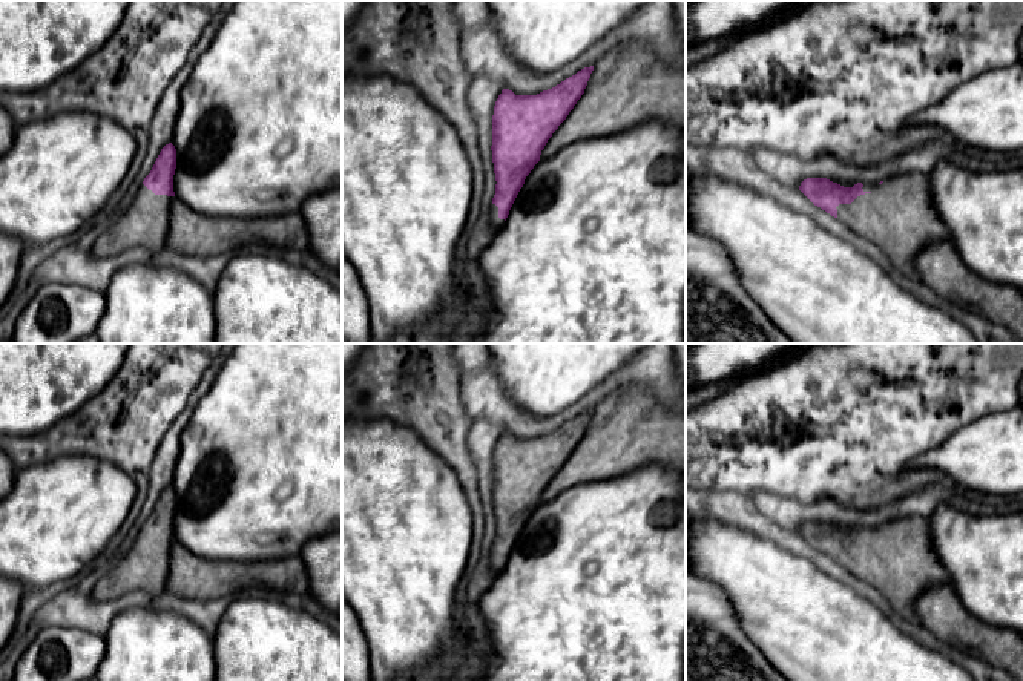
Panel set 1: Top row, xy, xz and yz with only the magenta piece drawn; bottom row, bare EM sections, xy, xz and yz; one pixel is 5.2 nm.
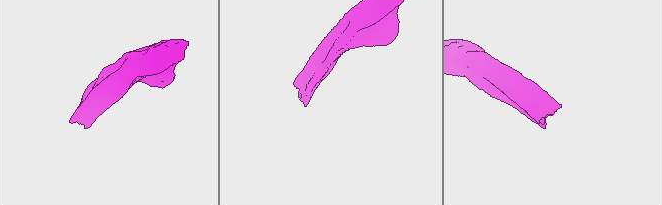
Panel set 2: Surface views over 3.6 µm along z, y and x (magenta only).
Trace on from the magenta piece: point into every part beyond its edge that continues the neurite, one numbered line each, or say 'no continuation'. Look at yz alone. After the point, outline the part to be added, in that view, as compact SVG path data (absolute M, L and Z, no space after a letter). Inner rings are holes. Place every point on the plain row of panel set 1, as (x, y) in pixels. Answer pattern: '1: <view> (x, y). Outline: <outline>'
1: yz (899, 560). Outline: M894 518L862 532L865 537L851 548L836 551L837 563L877 589L897 615L920 624L917 598L931 586L951 583L933 546L929 520Z

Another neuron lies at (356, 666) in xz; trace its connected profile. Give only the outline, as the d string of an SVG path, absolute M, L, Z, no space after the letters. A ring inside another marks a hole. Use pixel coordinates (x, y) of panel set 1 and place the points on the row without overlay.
M342 597L342 681L371 681L371 660L357 615Z

